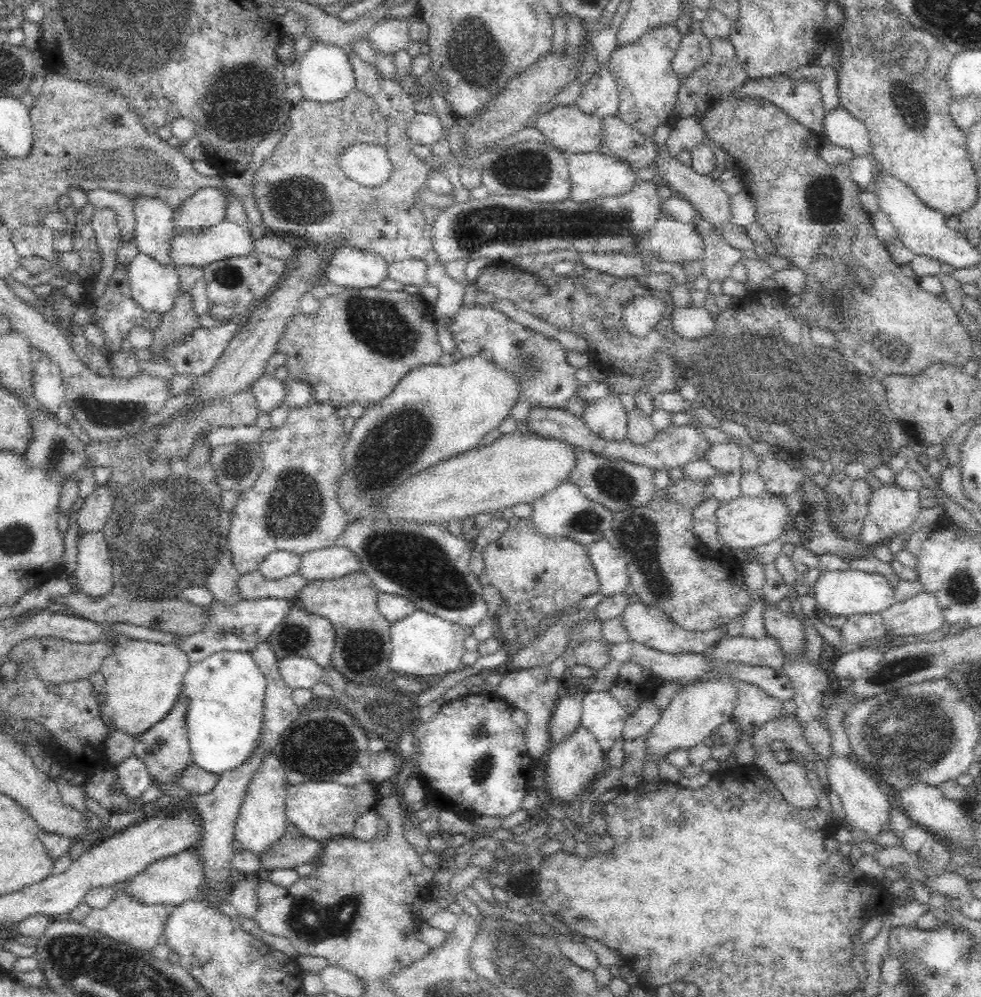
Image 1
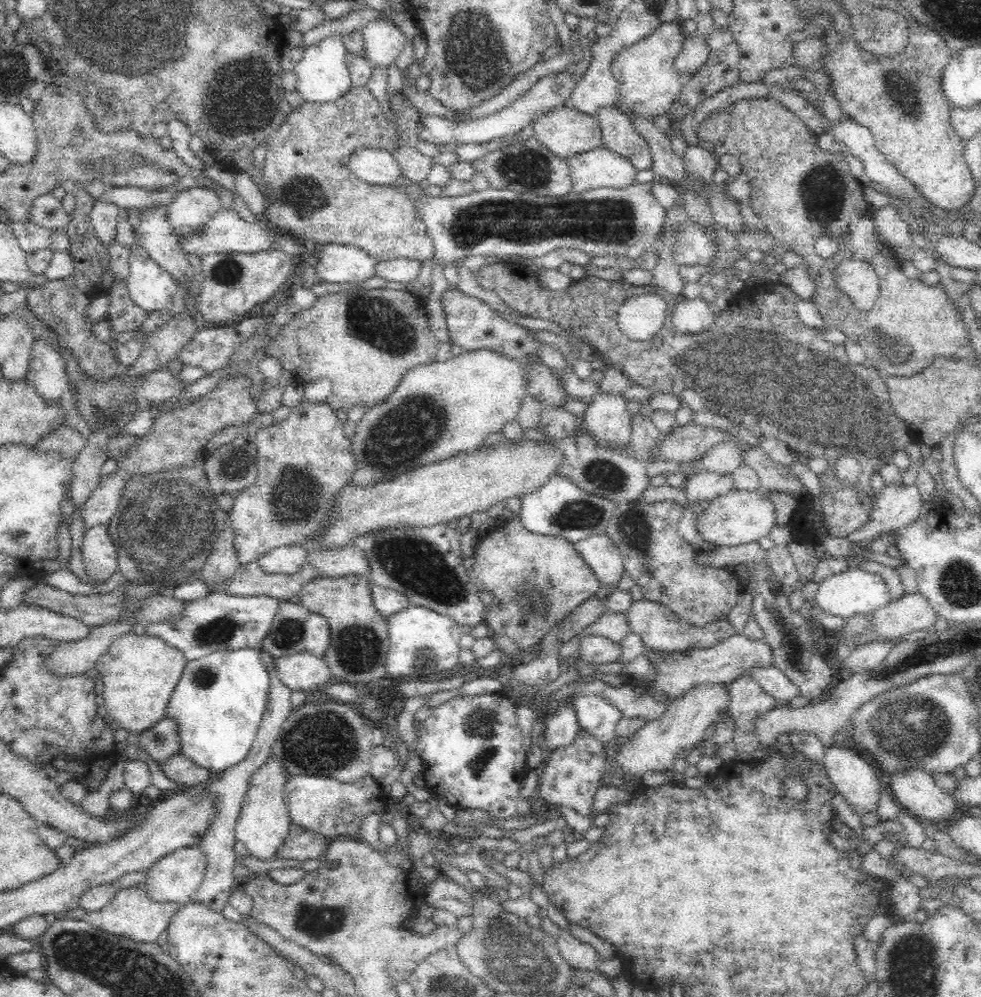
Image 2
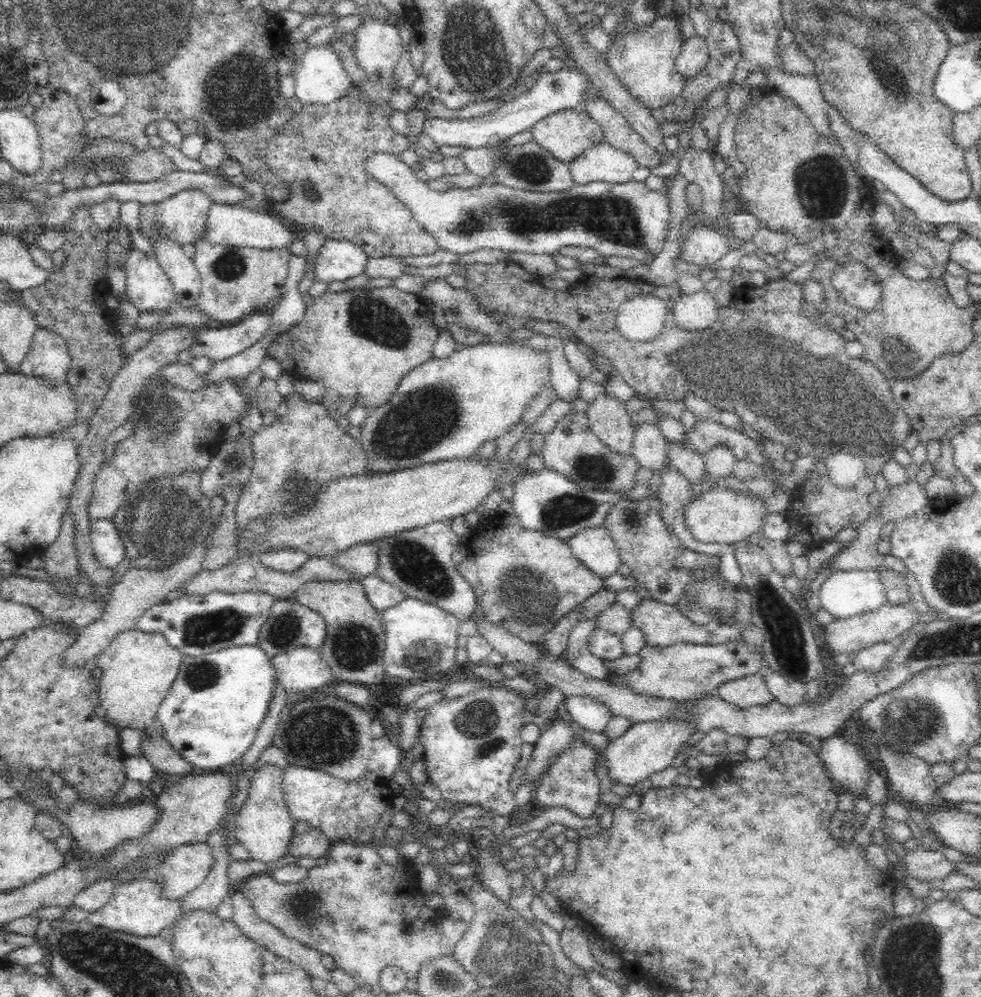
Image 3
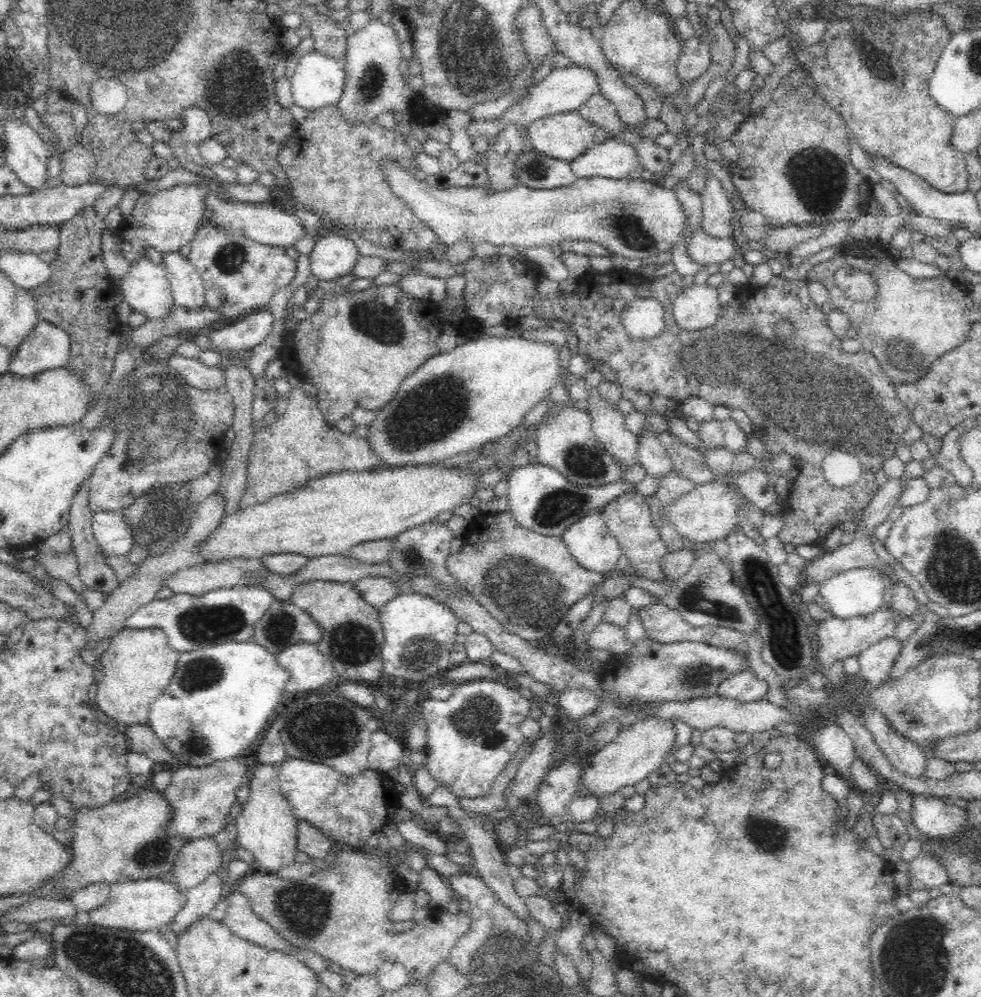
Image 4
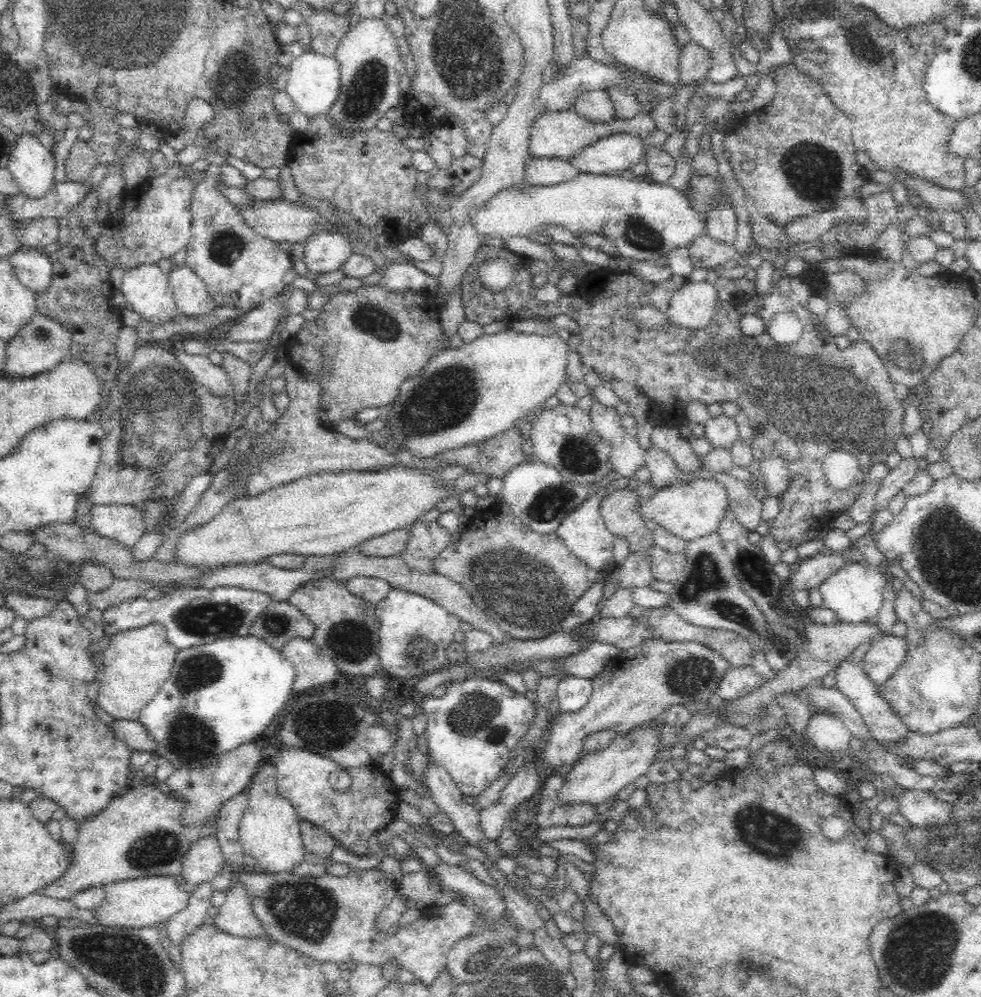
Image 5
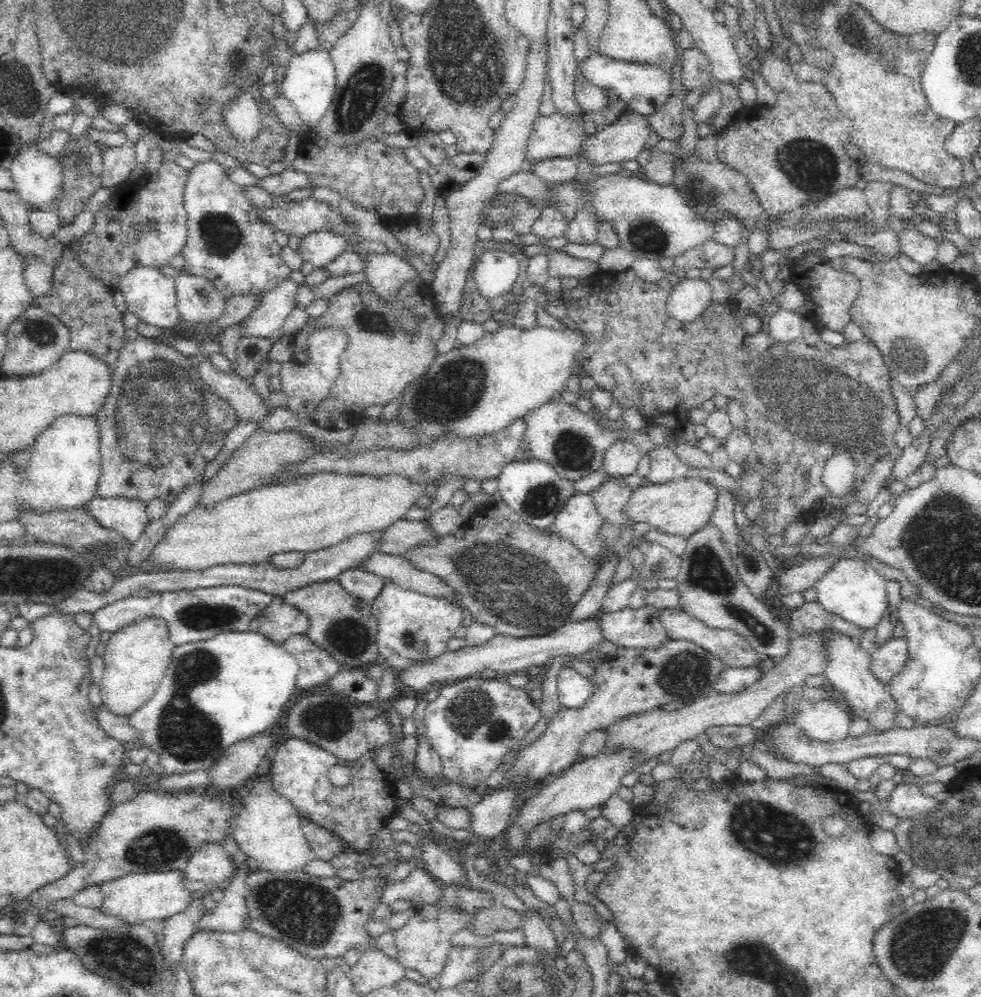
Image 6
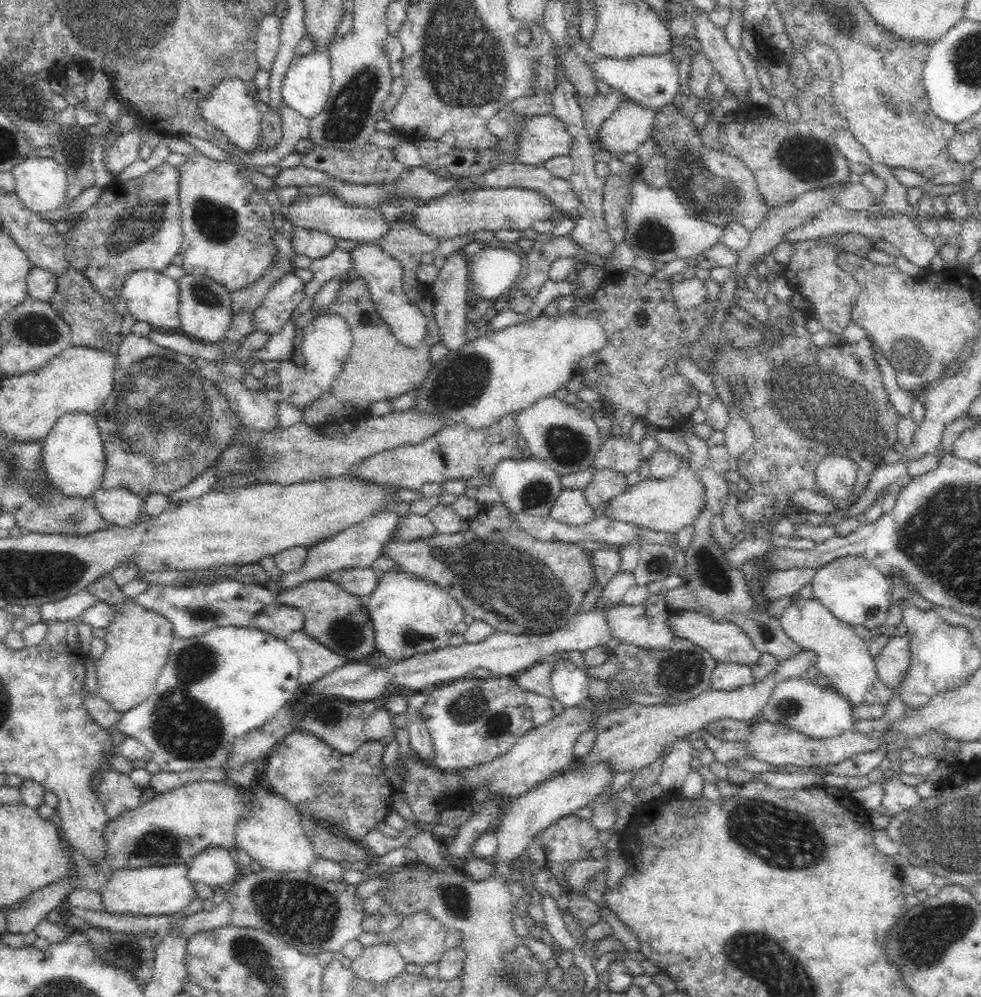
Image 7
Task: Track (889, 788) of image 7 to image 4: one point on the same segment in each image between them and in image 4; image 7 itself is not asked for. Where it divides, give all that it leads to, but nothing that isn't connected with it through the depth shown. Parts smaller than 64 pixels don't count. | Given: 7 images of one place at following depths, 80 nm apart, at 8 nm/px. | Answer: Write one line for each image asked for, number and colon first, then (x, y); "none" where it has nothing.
4: (931, 815)
5: (921, 808)
6: (906, 800)

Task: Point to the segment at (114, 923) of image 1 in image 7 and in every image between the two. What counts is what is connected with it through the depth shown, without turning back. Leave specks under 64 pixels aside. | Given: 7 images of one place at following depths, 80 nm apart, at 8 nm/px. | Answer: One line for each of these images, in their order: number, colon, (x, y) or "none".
2: (133, 914)
3: (140, 907)
4: (147, 904)
5: (136, 902)
6: (138, 898)
7: (156, 890)

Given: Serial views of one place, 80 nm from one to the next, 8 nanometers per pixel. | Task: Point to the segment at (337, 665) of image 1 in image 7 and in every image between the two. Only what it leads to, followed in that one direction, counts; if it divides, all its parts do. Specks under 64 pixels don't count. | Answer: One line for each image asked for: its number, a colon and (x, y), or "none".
2: (357, 652)
3: (355, 640)
4: (351, 639)
5: (346, 629)
6: (343, 624)
7: (333, 616)

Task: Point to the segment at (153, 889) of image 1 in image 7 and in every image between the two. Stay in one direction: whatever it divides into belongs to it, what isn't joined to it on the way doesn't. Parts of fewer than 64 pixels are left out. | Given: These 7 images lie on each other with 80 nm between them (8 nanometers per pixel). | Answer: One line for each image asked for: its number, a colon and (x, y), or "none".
2: (175, 877)
3: (188, 865)
4: (200, 858)
5: (204, 861)
6: (210, 863)
7: (216, 867)

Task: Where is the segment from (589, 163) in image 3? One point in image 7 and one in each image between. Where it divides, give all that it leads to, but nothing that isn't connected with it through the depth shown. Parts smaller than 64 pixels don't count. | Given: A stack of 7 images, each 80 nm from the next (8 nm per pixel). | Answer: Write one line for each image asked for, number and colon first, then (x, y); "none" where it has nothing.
4: (615, 158)
5: (619, 151)
6: (622, 140)
7: (631, 123)

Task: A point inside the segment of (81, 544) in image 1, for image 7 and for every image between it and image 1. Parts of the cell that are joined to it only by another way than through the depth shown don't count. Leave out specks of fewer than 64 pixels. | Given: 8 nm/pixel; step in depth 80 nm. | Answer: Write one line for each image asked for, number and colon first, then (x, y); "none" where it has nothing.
2: (101, 558)
3: (110, 547)
4: (114, 534)
5: (124, 522)
6: (128, 516)
7: (120, 506)

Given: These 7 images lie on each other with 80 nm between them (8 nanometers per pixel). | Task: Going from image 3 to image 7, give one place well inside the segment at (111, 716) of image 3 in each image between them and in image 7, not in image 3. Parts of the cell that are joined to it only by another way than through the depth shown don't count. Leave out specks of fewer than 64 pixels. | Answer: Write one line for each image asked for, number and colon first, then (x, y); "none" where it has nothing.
4: (135, 668)
5: (137, 661)
6: (136, 655)
7: (138, 640)

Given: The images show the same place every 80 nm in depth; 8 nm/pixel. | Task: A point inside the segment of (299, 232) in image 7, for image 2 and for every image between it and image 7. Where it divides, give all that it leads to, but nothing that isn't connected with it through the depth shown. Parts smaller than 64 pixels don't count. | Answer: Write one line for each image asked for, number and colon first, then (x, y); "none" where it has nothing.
2: (347, 265)
3: (337, 260)
4: (333, 256)
5: (324, 252)
6: (319, 248)

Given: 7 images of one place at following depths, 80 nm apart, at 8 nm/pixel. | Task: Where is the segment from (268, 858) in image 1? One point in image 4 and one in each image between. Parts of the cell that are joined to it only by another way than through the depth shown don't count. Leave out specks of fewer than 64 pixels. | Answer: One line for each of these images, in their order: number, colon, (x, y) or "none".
2: (301, 844)
3: (308, 841)
4: (311, 841)

